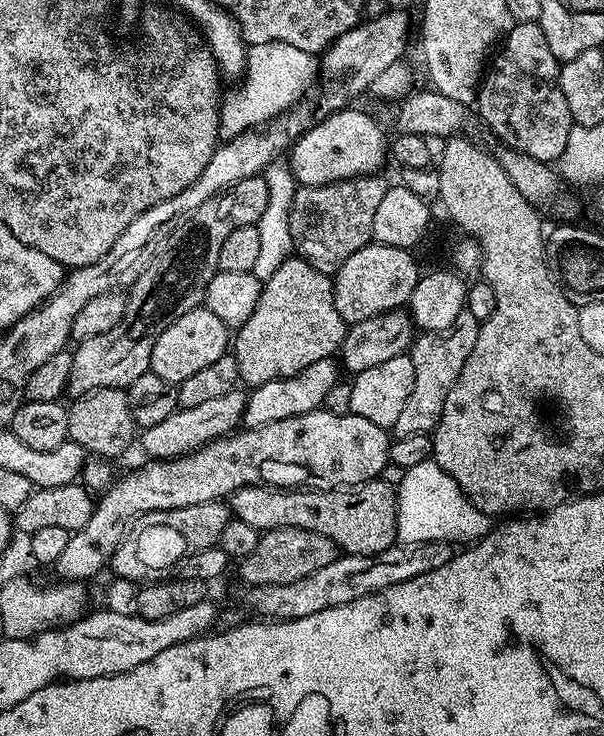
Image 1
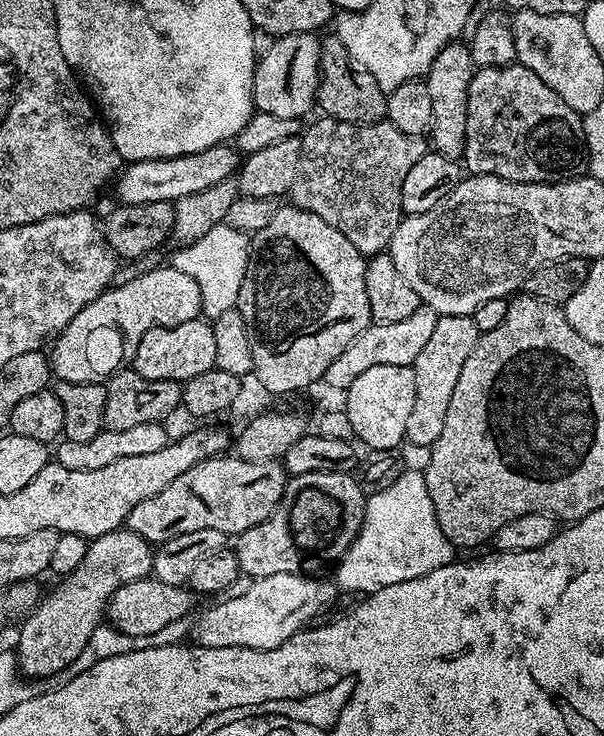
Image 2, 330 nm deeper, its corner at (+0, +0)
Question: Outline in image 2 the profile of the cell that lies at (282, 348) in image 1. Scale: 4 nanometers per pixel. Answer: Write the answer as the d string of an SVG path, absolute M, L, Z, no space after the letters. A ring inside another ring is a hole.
M277 207L270 223L251 237L251 252L238 303L250 334L250 350L254 350L254 380L268 392L300 392L315 380L323 381L326 366L373 323L370 302L366 299L365 256L342 230L334 230L318 214L287 207Z

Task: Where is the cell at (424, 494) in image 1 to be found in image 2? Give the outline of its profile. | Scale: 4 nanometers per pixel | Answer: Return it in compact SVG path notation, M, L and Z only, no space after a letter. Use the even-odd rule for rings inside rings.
M401 471L390 486L371 493L364 502L364 521L356 540L335 565L334 583L337 589L359 594L371 594L394 582L410 582L422 578L442 566L453 563L452 543L442 534L426 490L423 472Z

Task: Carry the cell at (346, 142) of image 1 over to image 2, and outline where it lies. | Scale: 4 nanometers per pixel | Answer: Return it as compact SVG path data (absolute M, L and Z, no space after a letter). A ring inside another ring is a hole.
M228 142L174 158L134 160L117 175L114 181L117 201L120 204L175 202L186 198L186 194L198 194L198 190L206 190L210 186L218 186L218 182L233 179L241 163L241 153Z

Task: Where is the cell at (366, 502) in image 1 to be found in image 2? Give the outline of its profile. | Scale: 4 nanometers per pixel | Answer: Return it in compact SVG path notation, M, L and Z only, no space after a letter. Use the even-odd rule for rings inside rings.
M236 454L211 456L208 460L198 462L198 466L190 466L186 474L174 478L170 486L158 490L154 498L146 498L146 502L138 502L134 510L130 510L126 527L131 532L137 532L142 539L147 540L153 546L165 544L170 538L178 534L190 534L194 530L222 530L225 537L235 538L241 532L250 530L250 526L258 526L278 506L278 502L284 496L284 488L290 477L284 471L284 465L279 459L270 461L246 461L241 460Z

